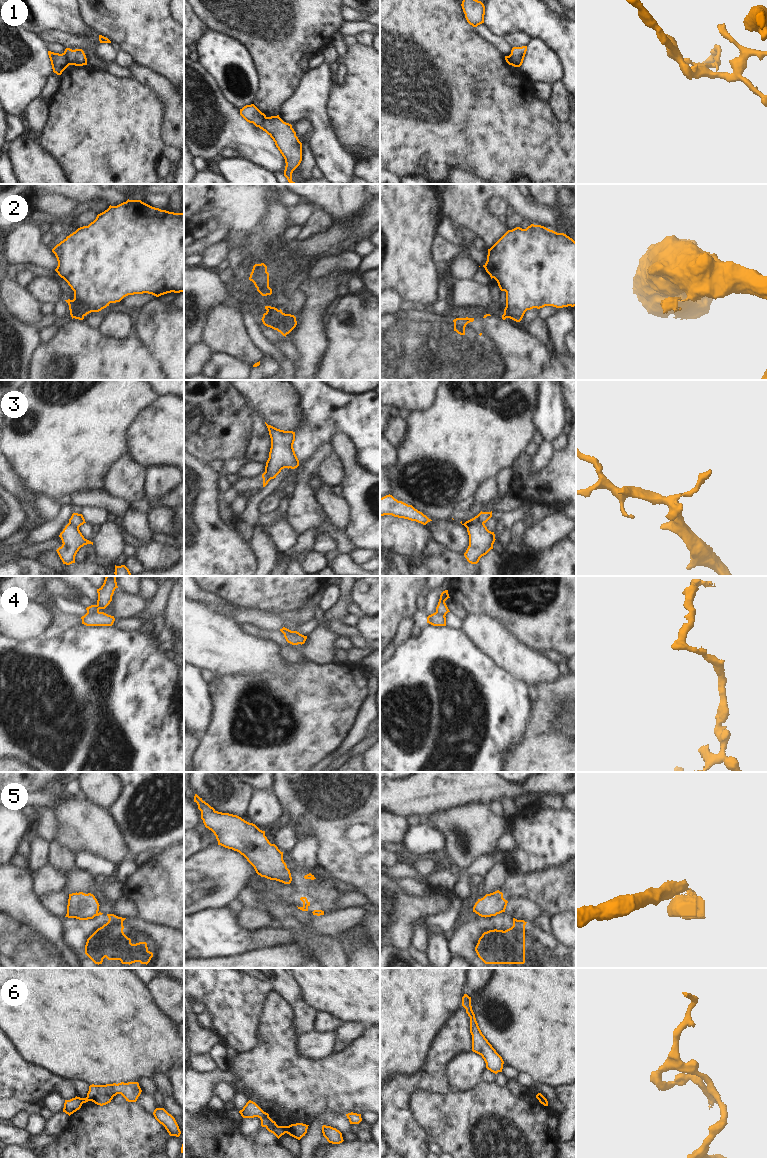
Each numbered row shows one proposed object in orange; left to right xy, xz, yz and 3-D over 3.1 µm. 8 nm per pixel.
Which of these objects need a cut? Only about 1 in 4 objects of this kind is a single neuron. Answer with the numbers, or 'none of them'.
1, 2, 3, 4, 5, 6

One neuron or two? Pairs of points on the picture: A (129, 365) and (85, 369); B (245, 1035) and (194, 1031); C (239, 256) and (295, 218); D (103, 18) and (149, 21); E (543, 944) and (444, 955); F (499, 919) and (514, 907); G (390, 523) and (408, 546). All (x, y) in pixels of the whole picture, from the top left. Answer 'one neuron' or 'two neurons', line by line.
A: one neuron
B: two neurons
C: two neurons
D: one neuron
E: two neurons
F: two neurons
G: one neuron

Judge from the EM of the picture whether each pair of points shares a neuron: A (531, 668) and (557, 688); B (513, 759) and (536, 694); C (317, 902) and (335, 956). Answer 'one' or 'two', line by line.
A: two
B: one
C: two

